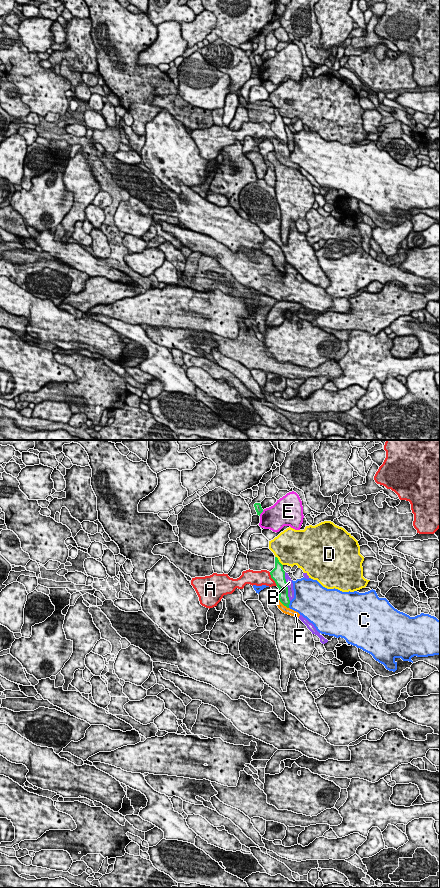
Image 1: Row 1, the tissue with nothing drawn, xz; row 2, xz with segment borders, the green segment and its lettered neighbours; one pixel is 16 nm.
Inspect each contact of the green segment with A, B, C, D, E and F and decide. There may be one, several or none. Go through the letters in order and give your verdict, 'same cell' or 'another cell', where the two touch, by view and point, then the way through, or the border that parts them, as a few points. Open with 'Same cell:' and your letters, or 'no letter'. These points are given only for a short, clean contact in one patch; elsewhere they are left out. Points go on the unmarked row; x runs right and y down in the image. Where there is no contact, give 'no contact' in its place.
Same cell: F
A: another cell; meets green in xz at (272, 130)
B: another cell; meets green in xz at (286, 138)
C: another cell; meets green in xz at (289, 155)
D: another cell; meets green in xz at (278, 113); border along xz (275, 108), (282, 117)
E: another cell; meets green in xz at (261, 64)
F: same cell; meets green in xz at (283, 156); runs through xz (283, 141), (283, 156), (284, 161)

